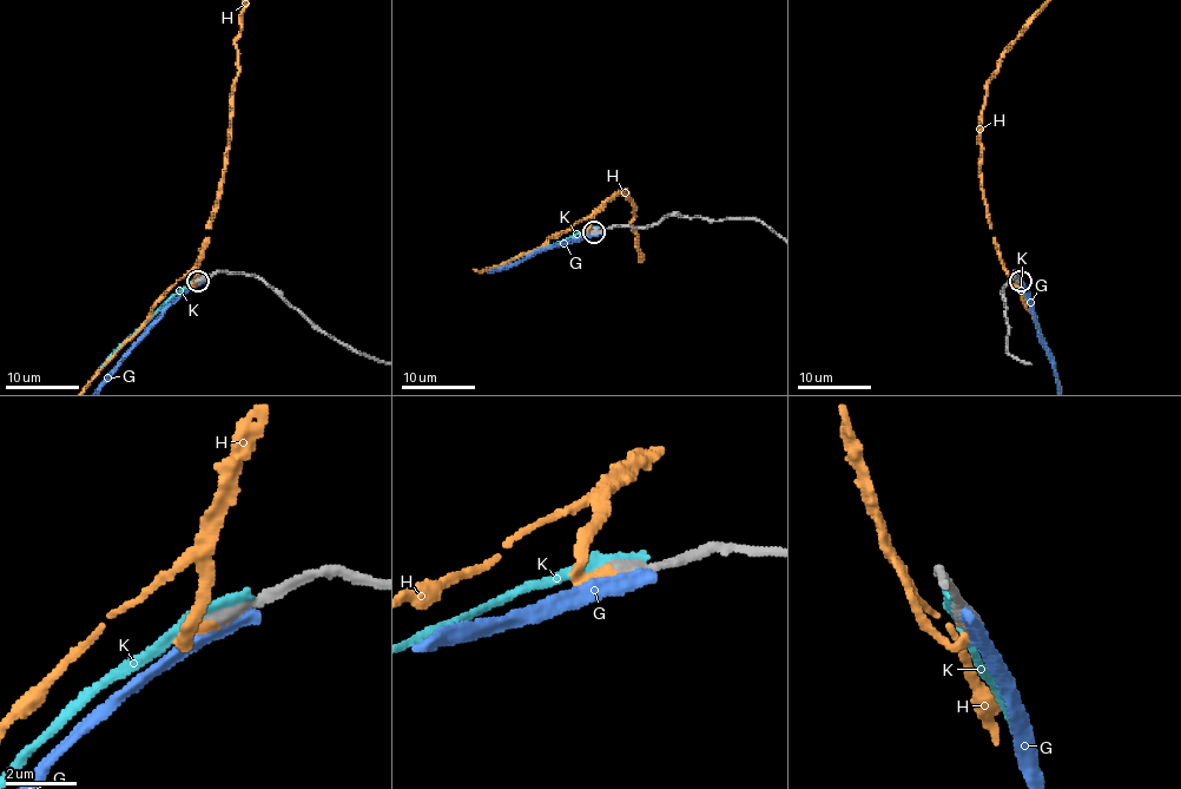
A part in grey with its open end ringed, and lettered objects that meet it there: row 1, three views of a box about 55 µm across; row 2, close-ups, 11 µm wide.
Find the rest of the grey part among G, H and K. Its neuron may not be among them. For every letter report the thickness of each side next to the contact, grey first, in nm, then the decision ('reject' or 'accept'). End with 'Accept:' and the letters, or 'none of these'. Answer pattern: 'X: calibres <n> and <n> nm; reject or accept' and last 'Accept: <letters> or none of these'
G: calibres 550 and 440 nm; reject
H: calibres 550 and 440 nm; accept
K: calibres 550 and 320 nm; reject
Accept: H

